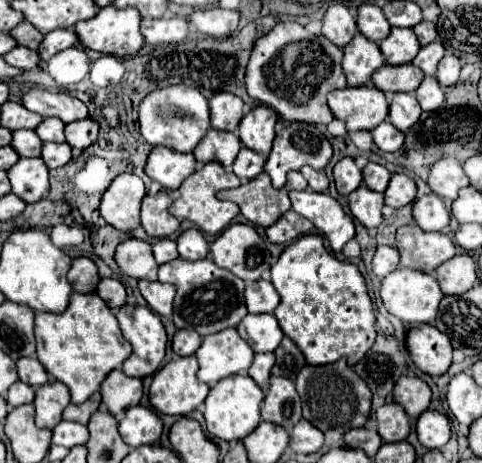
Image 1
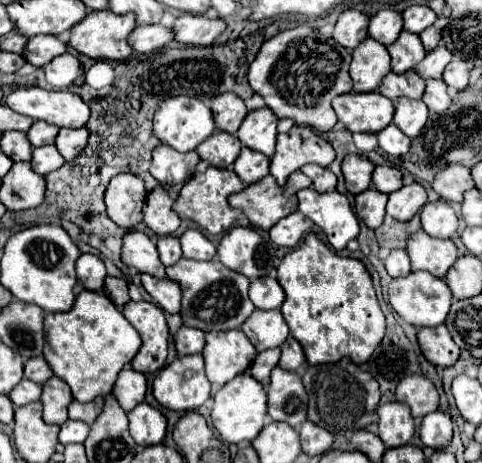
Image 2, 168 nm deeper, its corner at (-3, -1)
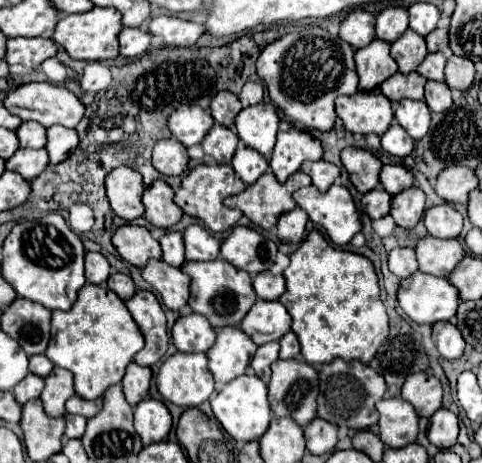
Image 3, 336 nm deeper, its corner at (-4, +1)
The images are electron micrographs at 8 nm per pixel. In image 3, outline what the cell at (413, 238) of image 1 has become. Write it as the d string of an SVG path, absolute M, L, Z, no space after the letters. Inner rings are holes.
M428 235L418 241L416 255L422 273L448 277L462 261L464 249L456 239L436 239Z

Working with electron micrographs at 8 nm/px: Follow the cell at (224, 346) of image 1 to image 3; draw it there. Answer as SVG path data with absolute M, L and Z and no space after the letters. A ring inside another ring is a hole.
M236 327L218 329L216 343L208 351L208 365L216 383L228 383L248 371L252 355L256 351L254 341Z

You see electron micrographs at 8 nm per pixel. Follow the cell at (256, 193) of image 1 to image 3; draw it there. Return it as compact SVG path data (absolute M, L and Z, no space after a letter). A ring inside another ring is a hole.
M266 171L256 183L252 183L242 193L228 197L224 201L226 207L242 209L246 207L246 217L258 225L260 229L268 231L276 227L278 217L292 211L296 207L296 201L292 199L292 193L304 185L310 185L312 179L304 173L294 173L286 183L278 183L272 171Z

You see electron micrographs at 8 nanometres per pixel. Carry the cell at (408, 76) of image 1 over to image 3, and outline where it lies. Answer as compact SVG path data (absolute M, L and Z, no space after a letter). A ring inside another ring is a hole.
M414 71L414 73L408 73L408 75L396 73L394 77L386 79L386 81L380 85L380 91L382 91L390 101L422 99L422 97L424 97L424 85L426 85L426 79L424 79L422 75L418 75L416 71Z

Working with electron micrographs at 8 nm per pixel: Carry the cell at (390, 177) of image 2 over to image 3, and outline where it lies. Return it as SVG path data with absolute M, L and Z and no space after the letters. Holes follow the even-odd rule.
M384 165L380 171L380 183L390 195L396 195L414 185L414 175L404 165Z

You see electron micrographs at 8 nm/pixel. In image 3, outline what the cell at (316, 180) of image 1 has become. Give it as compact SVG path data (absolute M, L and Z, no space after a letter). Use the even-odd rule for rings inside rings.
M304 161L300 171L310 175L312 183L320 191L328 191L334 185L334 181L340 177L340 169L328 161Z

